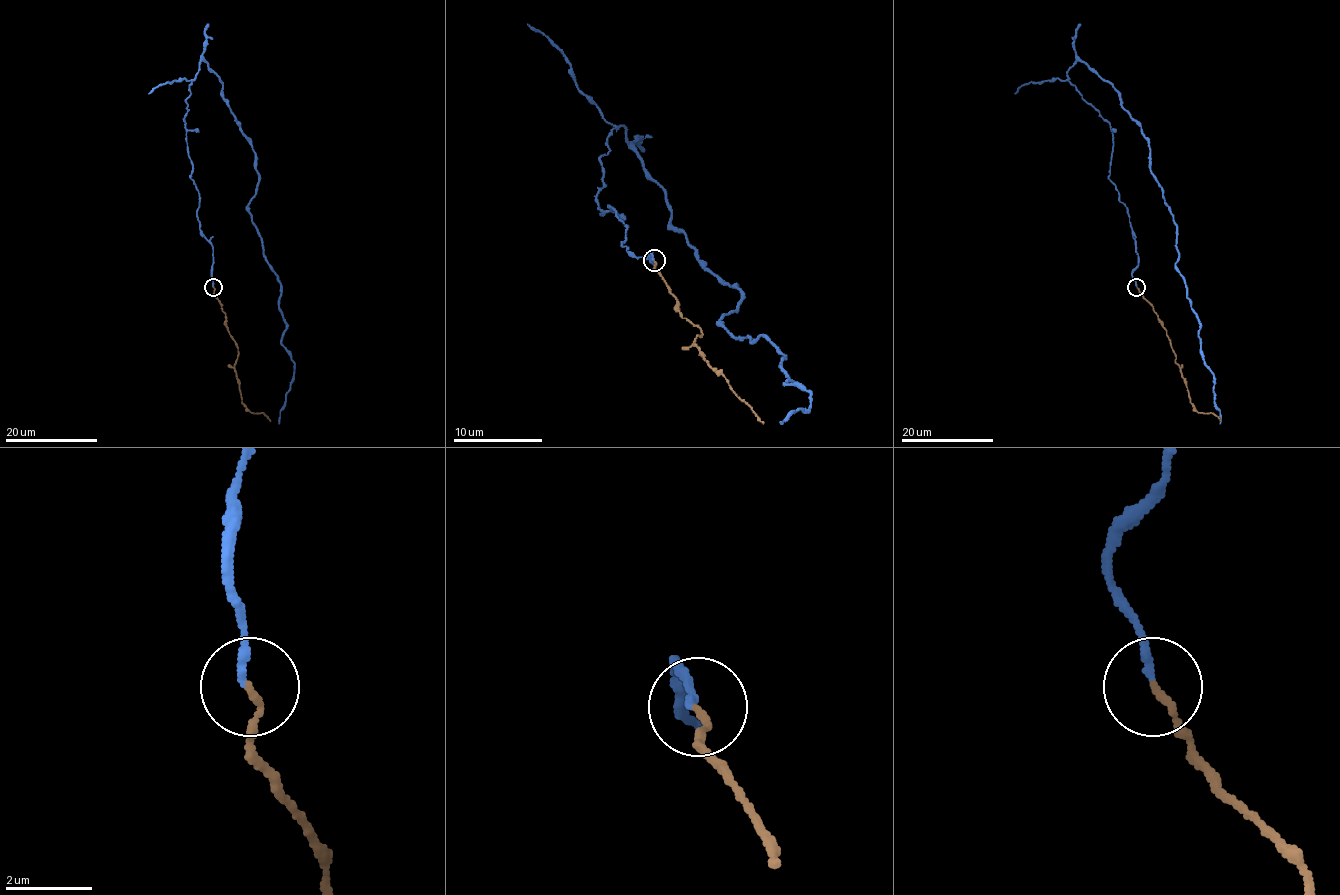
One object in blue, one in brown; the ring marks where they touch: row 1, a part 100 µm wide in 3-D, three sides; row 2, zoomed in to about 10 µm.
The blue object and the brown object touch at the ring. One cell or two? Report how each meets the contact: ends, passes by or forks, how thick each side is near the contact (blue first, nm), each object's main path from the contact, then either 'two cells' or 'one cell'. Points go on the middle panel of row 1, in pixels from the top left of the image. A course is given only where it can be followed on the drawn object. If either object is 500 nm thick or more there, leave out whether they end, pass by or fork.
blue ends; brown ends; calibres 170 and 150 nm; course blue (653, 261), (598, 205), (622, 125), (671, 225), (740, 292), (720, 323), (765, 336), (811, 394), (780, 421); course brown (653, 261), (656, 270), (678, 301), (678, 312), (702, 334), (696, 336), (693, 343), (762, 423); one cell

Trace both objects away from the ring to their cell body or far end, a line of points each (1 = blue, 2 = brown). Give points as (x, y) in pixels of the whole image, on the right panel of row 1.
1: (1137, 287), (1136, 237), (1108, 177), (1113, 131), (1068, 79), (1078, 60), (1118, 93), (1148, 141), (1219, 424)
2: (1137, 287), (1163, 327), (1190, 402), (1199, 412), (1211, 412), (1221, 421)

